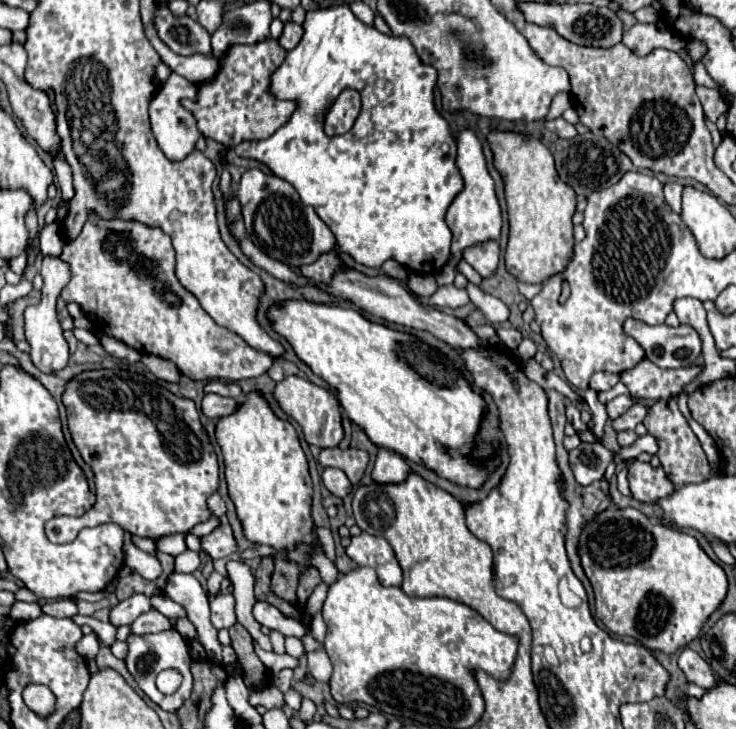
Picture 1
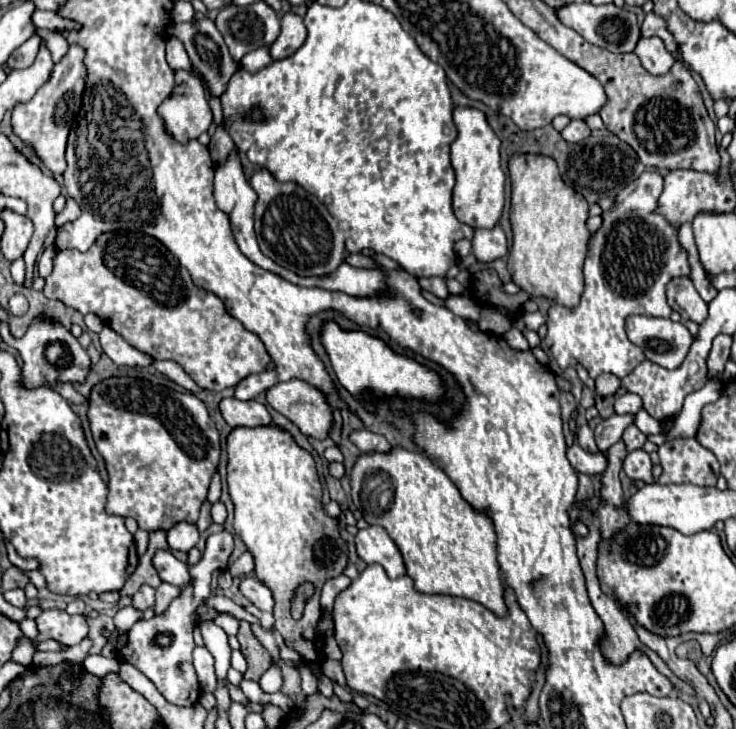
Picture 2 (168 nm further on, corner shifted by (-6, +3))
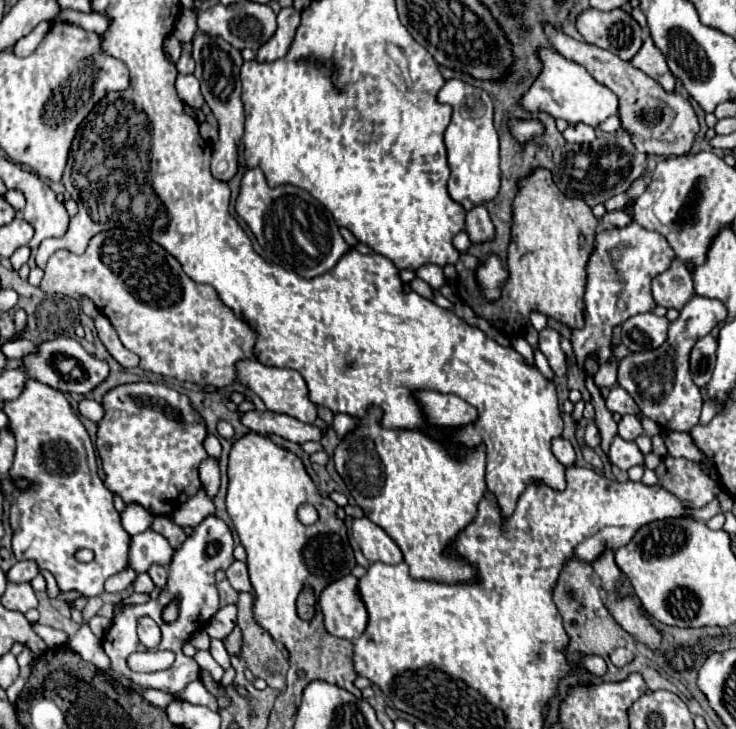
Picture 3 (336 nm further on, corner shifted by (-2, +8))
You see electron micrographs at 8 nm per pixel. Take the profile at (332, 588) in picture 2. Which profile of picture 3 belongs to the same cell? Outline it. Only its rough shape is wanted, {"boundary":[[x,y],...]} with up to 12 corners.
{"boundary":[[352,574],[328,584],[318,602],[324,628],[354,640],[368,614]]}

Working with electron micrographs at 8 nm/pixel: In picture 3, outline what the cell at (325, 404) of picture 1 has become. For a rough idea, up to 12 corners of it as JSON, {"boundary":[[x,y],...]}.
{"boundary":[[258,360],[236,364],[238,382],[268,410],[314,424],[316,406],[298,372]]}

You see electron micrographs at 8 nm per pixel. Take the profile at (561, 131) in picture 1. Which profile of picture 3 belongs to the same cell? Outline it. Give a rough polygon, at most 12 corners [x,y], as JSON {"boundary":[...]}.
{"boundary":[[568,124],[566,142],[592,142],[594,128],[588,124]]}

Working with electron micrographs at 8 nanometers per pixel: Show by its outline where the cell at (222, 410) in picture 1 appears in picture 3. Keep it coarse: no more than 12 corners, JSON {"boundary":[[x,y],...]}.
{"boundary":[[248,410],[240,422],[290,442],[320,440],[320,428],[282,412]]}

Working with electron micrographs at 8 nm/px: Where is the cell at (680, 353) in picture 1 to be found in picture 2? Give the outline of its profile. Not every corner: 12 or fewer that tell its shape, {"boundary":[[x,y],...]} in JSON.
{"boundary":[[626,319],[628,339],[648,361],[676,369],[692,341],[684,323]]}

